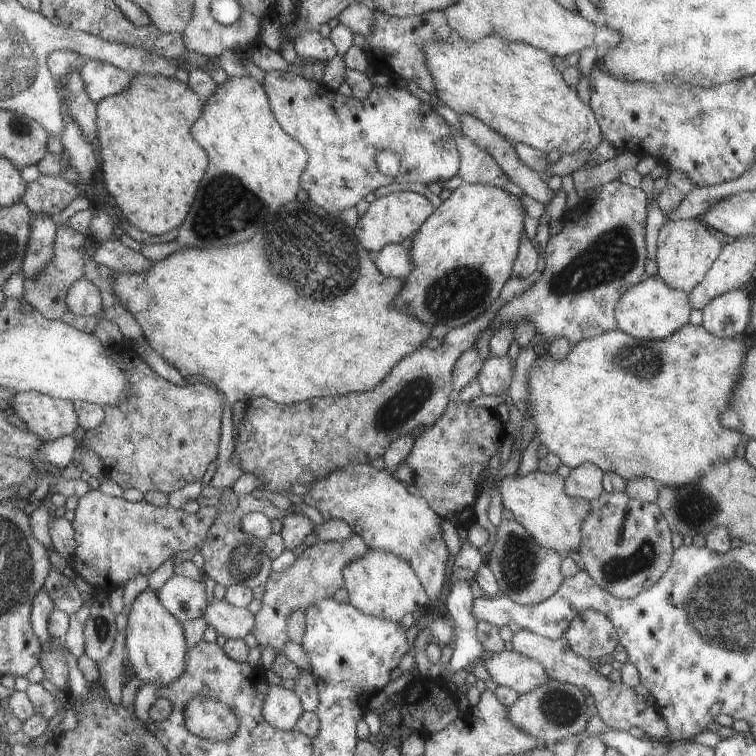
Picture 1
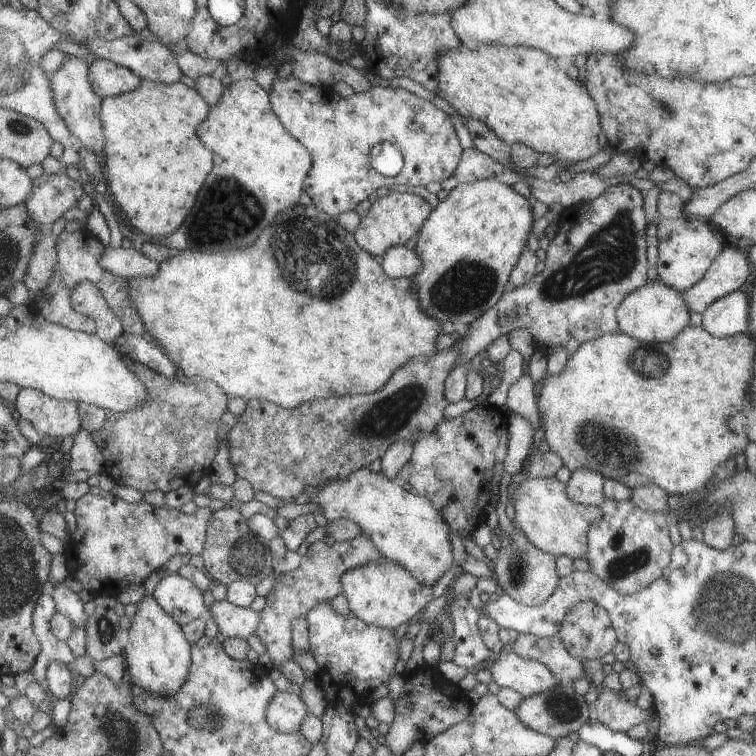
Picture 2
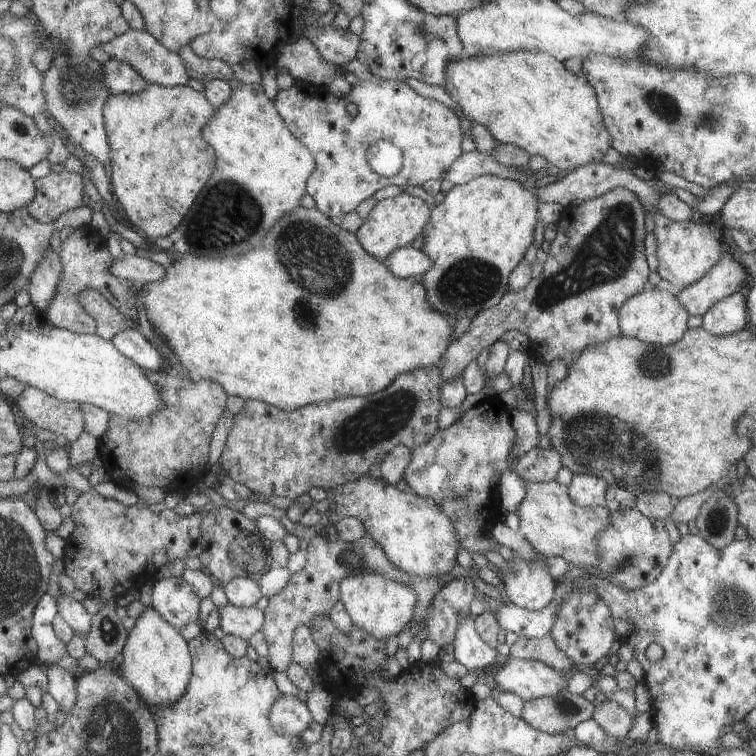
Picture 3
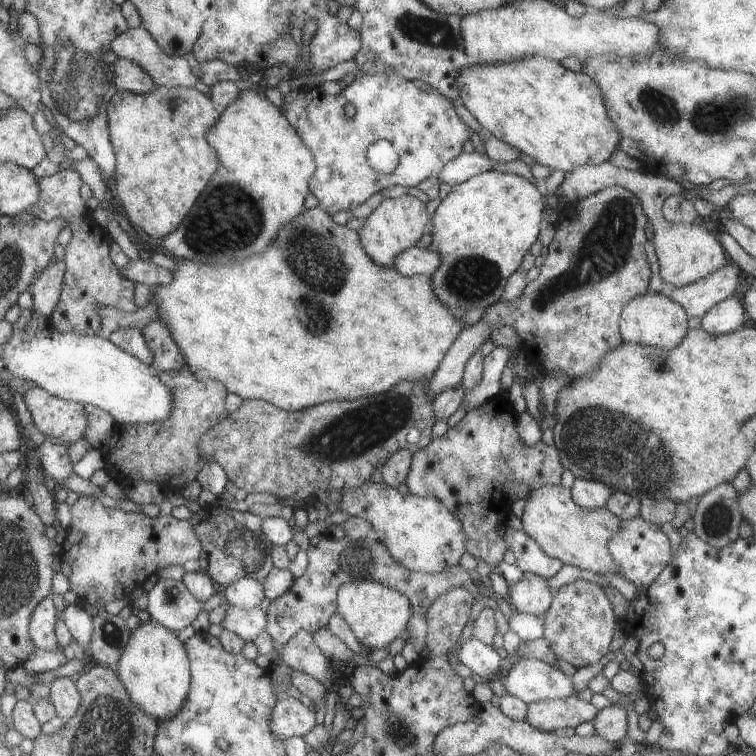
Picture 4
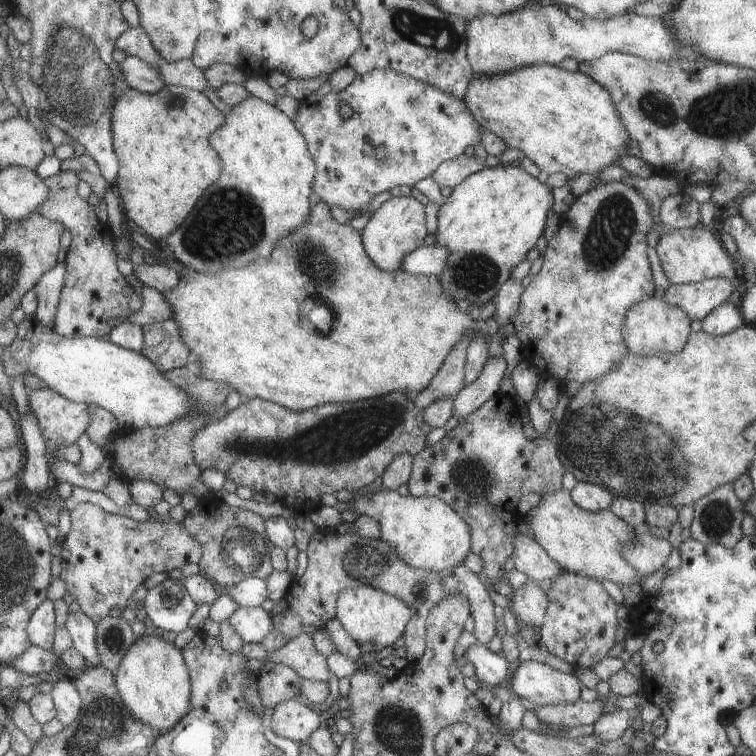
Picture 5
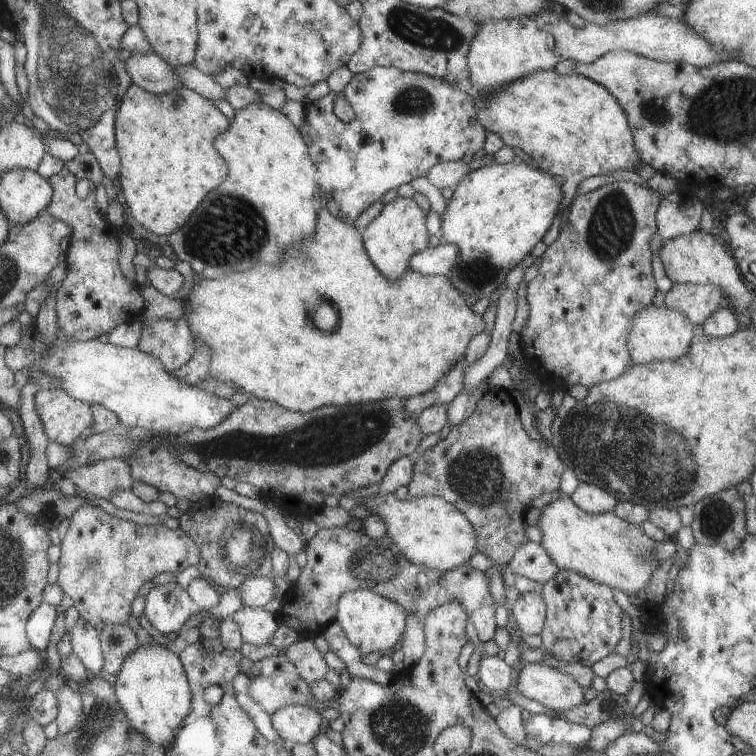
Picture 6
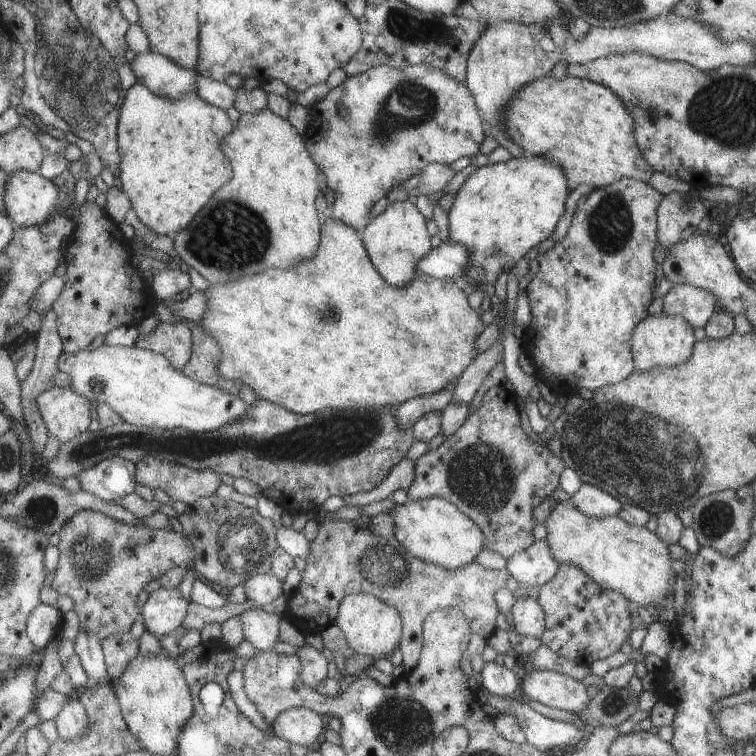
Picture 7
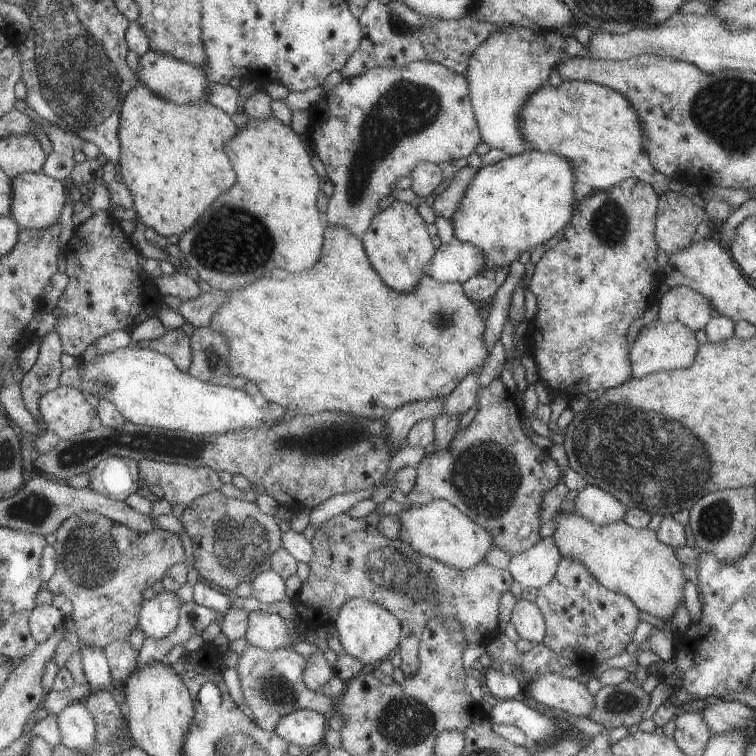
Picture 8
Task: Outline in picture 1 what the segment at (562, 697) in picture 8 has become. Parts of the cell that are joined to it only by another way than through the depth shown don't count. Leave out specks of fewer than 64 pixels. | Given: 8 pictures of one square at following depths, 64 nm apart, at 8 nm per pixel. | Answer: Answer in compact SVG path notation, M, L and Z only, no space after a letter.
M514 651L485 655L481 662L496 685L515 690L519 695L533 691L549 680L539 662Z

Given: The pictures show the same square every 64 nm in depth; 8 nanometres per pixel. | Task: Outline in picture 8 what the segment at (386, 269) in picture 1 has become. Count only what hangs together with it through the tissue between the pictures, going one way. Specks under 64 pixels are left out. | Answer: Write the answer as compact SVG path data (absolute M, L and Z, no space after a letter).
M452 241L435 250L425 275L439 283L462 284L471 277L486 276L486 259L483 252L470 243Z

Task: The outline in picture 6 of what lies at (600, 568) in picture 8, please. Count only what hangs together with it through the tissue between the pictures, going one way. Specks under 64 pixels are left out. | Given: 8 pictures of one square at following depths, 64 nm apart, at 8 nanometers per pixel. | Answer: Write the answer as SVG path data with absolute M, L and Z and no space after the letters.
M562 493L561 496L543 506L540 509L539 518L535 526L543 533L540 541L543 550L545 550L547 556L556 564L558 569L575 571L593 582L617 588L617 590L621 590L628 597L637 596L639 592L644 592L643 590L649 584L651 574L659 566L659 560L655 560L653 556L649 556L645 560L647 554L651 554L655 549L656 543L643 533L640 526L625 522L613 511L589 514L581 510L567 494Z

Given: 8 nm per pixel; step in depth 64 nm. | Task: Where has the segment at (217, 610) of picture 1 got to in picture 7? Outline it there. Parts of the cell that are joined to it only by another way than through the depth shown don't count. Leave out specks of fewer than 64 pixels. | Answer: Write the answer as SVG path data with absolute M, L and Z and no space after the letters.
M259 607L247 608L239 614L244 640L258 651L269 651L277 645L279 636L278 613L267 613Z

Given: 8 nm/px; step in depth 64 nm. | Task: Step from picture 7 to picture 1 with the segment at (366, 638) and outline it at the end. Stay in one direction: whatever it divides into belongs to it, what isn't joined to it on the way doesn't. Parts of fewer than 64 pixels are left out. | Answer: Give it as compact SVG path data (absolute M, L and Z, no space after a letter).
M367 550L362 558L352 561L342 569L342 582L350 606L363 615L388 622L400 622L403 616L419 611L429 600L410 564L387 551Z

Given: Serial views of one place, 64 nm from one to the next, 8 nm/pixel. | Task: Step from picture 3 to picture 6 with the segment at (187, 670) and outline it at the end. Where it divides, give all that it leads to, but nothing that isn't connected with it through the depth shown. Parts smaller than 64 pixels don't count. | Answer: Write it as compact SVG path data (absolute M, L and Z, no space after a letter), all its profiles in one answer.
M152 641L147 646L137 646L127 654L122 668L111 681L130 726L145 734L147 742L157 748L170 744L191 708L189 680L177 651Z

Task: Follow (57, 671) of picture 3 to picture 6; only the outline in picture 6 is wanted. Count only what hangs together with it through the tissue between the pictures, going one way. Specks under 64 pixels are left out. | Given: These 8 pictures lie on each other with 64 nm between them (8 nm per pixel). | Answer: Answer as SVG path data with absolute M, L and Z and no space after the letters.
M64 683L53 694L57 696L58 712L54 718L54 722L57 725L58 734L67 734L79 722L79 714L81 714L82 708L79 693L75 690L74 685Z

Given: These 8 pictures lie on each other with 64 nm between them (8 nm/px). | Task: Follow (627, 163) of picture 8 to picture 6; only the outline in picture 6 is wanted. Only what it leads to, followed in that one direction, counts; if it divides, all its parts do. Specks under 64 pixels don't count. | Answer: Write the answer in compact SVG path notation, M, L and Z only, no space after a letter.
M554 69L539 70L539 72L525 74L523 78L495 90L493 94L479 94L474 99L477 120L486 131L500 136L505 146L519 148L531 156L539 170L549 171L549 174L561 176L562 205L559 212L570 207L574 199L577 185L589 176L603 176L617 170L632 170L639 168L638 151L634 147L634 135L630 129L626 111L619 106L614 97L599 83L583 78L583 75L557 74Z

